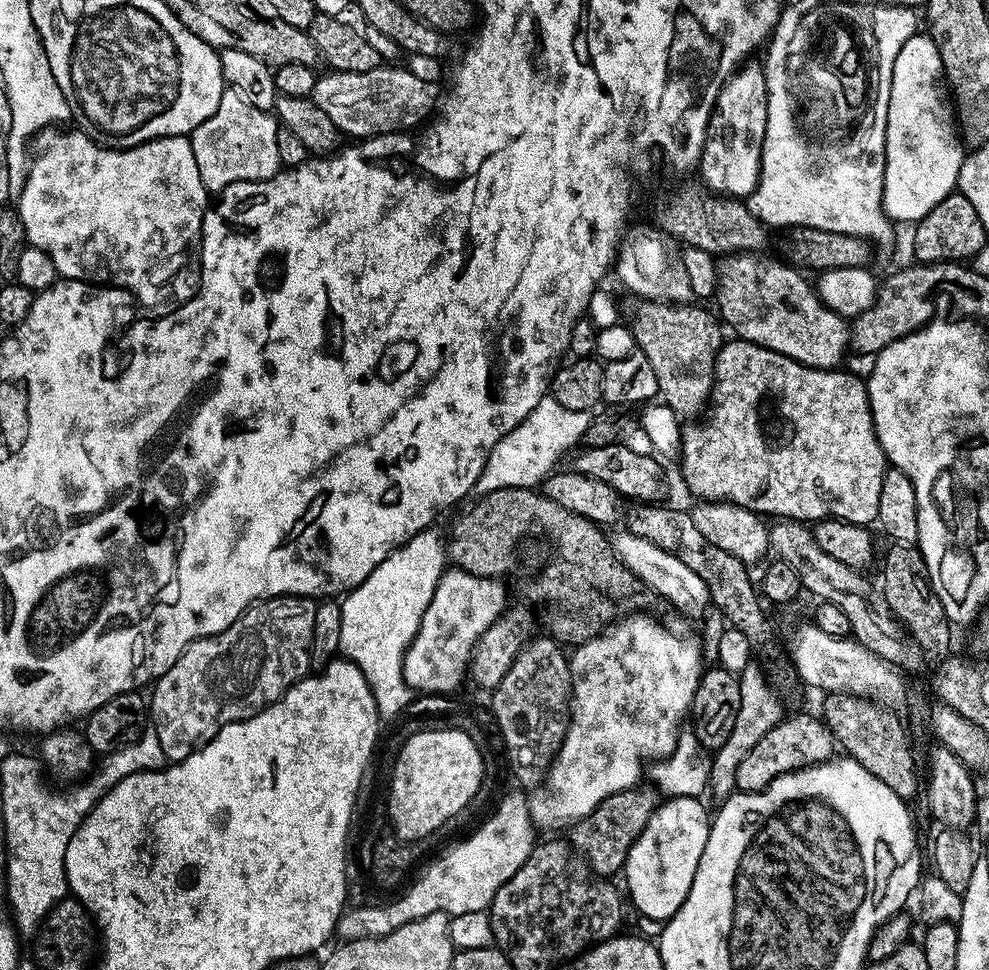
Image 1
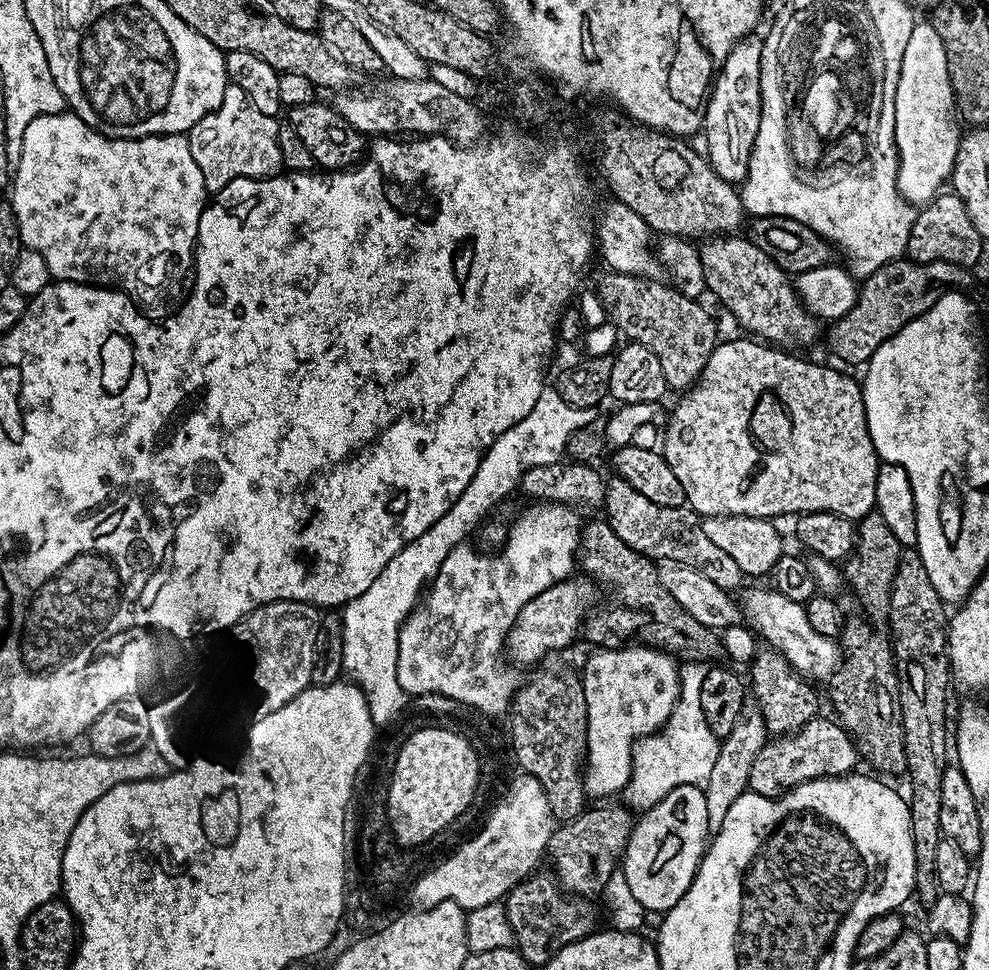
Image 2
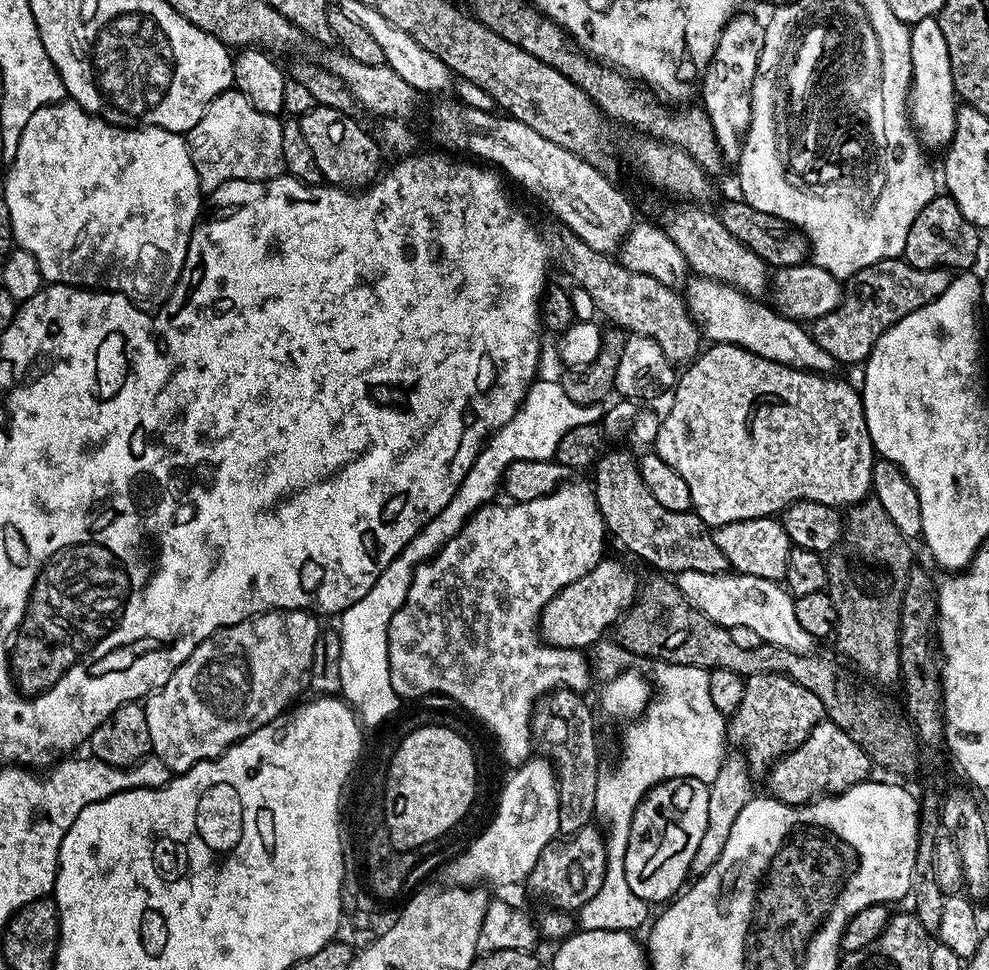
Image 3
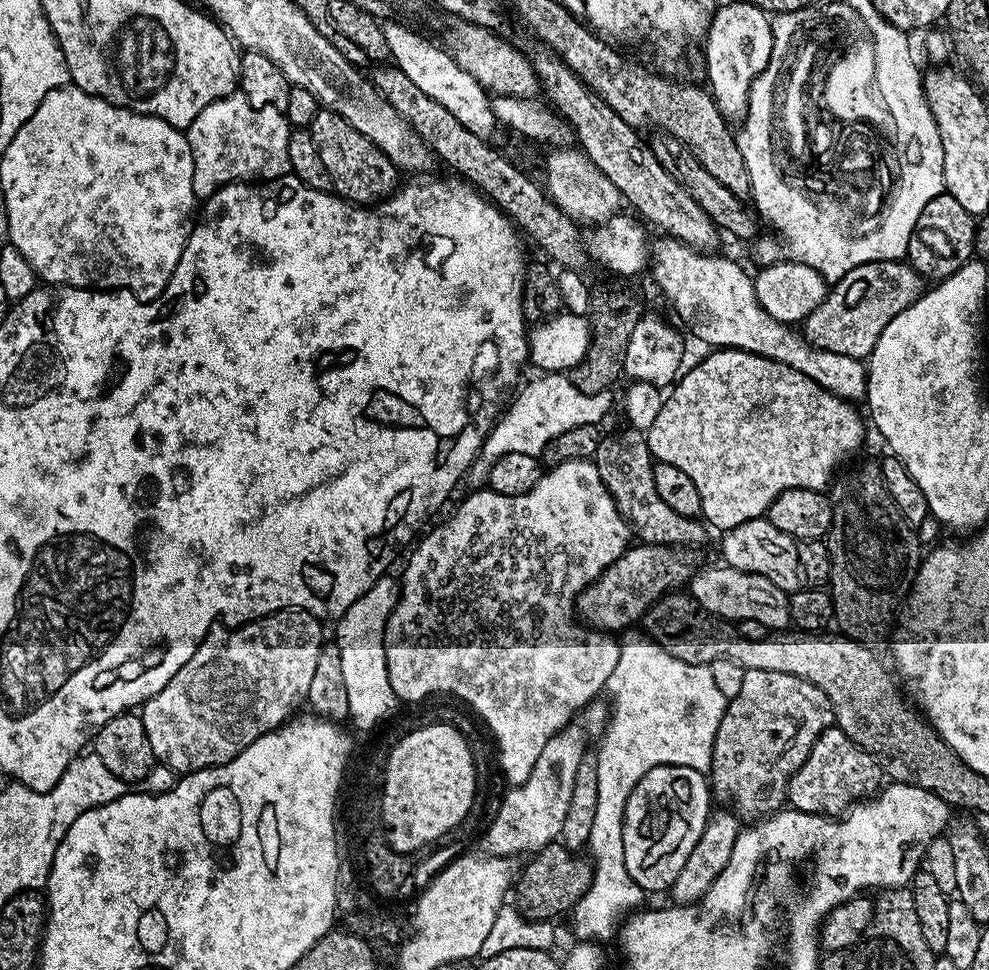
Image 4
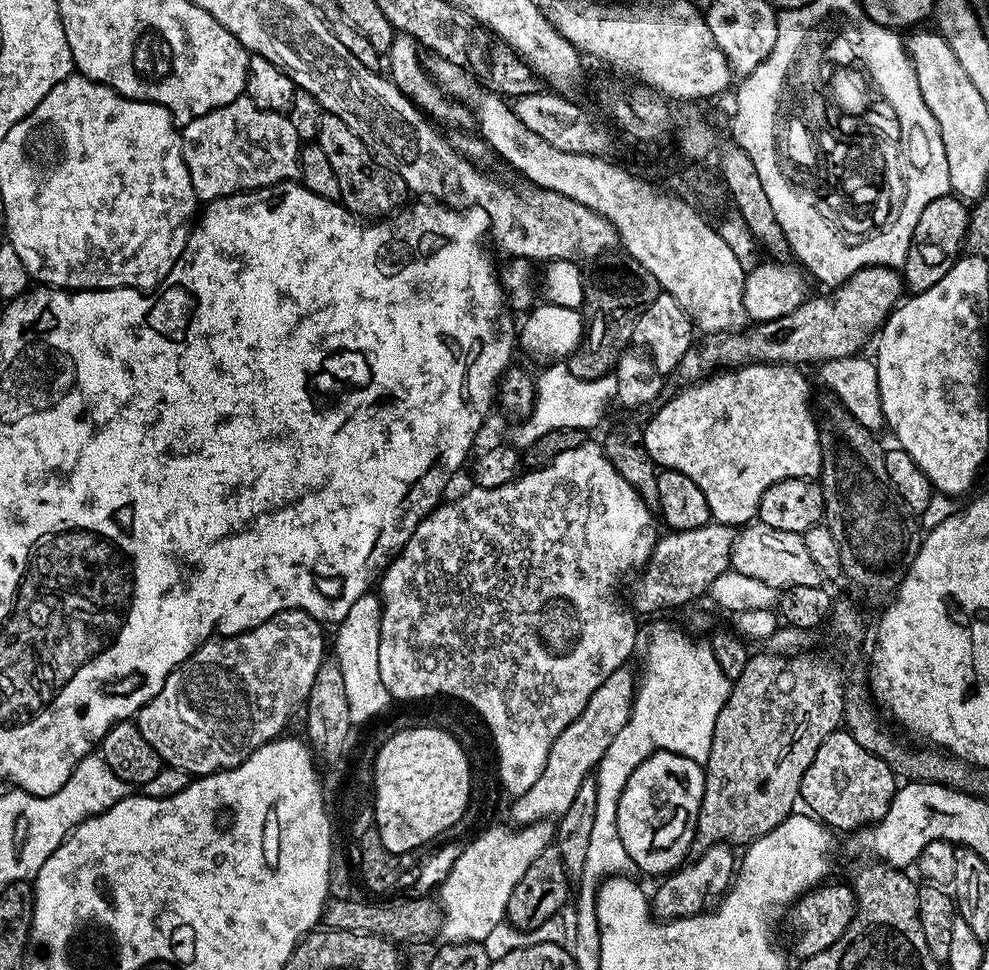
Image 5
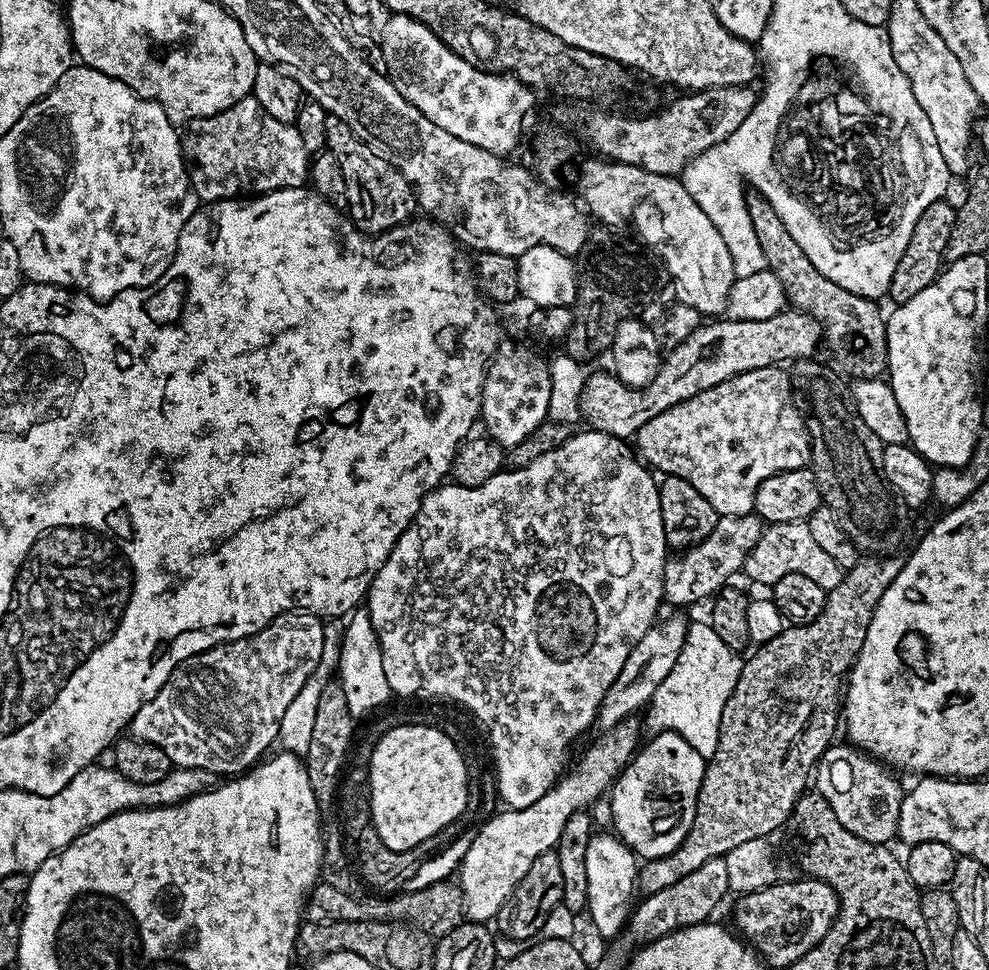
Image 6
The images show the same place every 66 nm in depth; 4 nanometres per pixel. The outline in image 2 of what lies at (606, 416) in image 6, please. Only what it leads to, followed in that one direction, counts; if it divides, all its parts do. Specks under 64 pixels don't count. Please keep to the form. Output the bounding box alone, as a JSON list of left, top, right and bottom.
[828,258,973,365]

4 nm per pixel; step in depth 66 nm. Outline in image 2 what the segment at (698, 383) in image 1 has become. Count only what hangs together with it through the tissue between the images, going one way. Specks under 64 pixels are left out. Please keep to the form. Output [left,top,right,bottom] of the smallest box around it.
[594,270,716,390]

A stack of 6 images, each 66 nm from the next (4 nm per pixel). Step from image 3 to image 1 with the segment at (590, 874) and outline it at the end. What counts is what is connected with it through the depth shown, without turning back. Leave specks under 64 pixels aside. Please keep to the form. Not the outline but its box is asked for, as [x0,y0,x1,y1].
[570,786,661,878]

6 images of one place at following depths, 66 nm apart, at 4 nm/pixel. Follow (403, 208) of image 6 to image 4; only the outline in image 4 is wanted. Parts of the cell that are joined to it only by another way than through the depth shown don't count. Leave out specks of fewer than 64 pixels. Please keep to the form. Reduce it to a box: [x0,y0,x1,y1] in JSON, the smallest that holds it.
[310,107,398,206]

